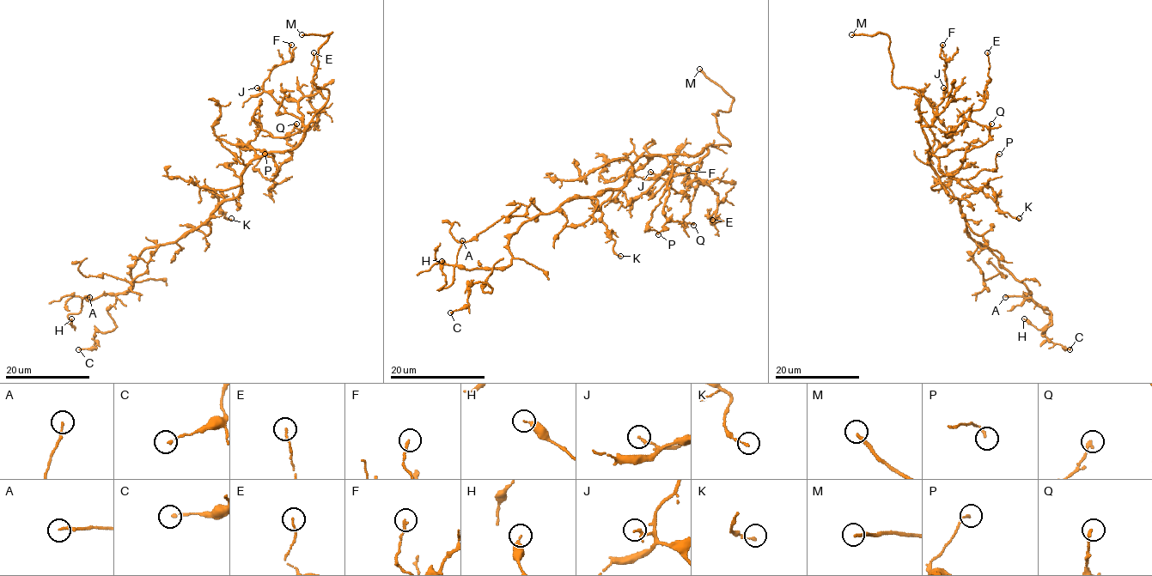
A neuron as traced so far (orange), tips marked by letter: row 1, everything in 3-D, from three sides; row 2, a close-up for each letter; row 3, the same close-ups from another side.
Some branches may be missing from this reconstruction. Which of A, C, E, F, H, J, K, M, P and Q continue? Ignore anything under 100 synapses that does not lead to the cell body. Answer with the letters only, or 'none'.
M

